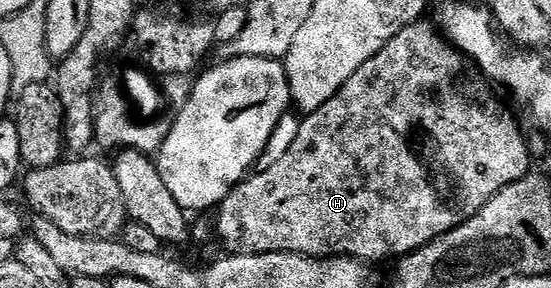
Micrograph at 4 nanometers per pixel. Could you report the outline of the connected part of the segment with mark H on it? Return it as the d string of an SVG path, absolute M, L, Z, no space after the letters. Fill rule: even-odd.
M426 22L413 23L400 33L396 33L396 37L392 37L392 41L388 41L388 45L380 49L376 57L364 61L364 65L360 65L360 69L352 73L352 77L327 103L320 105L320 109L309 112L302 119L300 129L296 133L296 141L292 141L292 149L284 153L281 161L276 161L276 165L268 169L251 174L237 187L232 188L216 211L218 235L222 238L227 252L236 255L255 255L287 251L297 255L308 255L312 259L349 257L363 261L382 259L385 255L394 255L393 257L411 255L424 245L436 241L444 233L464 225L464 221L480 213L480 209L484 209L484 205L488 205L488 201L492 201L492 197L496 197L500 189L531 174L530 147L517 125L496 104L482 104L472 92L461 91L457 87L459 56L455 48L440 34L439 28L433 22L432 24Z

